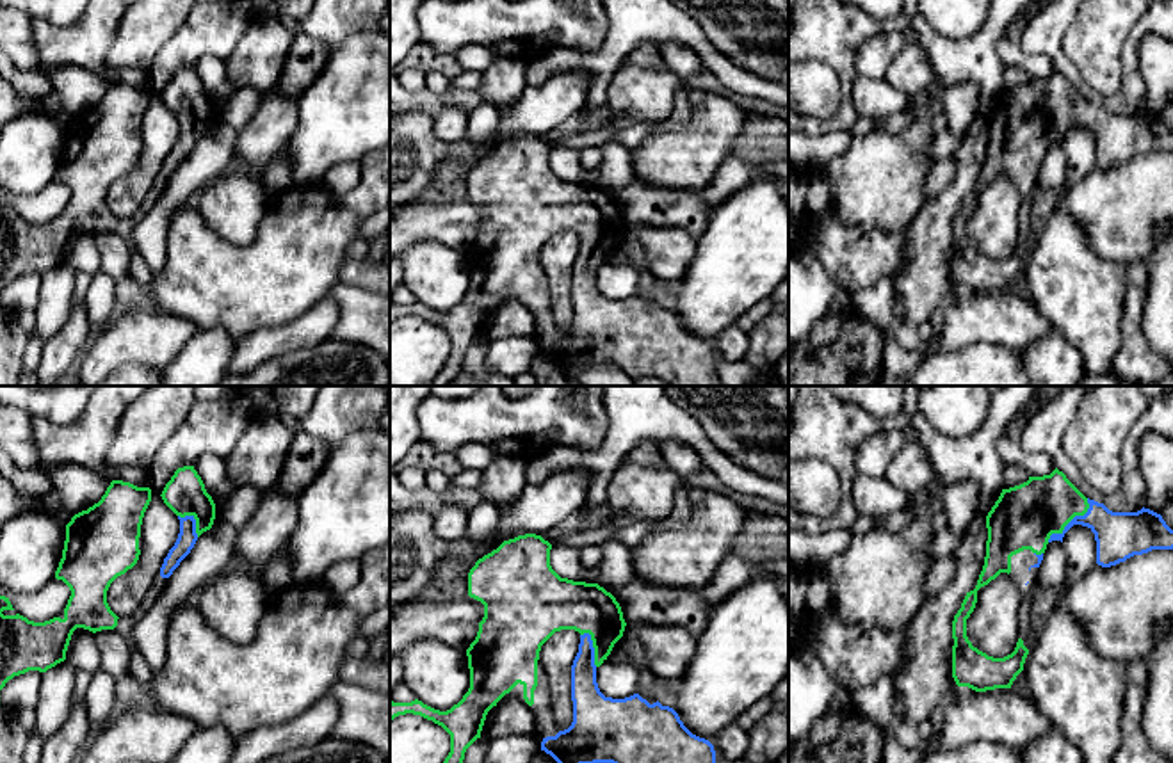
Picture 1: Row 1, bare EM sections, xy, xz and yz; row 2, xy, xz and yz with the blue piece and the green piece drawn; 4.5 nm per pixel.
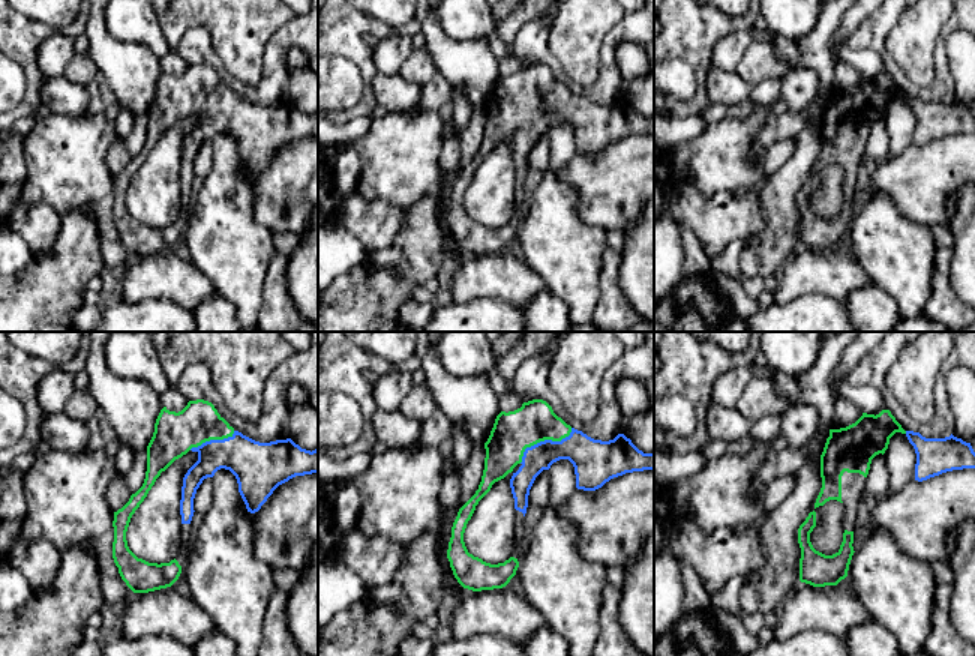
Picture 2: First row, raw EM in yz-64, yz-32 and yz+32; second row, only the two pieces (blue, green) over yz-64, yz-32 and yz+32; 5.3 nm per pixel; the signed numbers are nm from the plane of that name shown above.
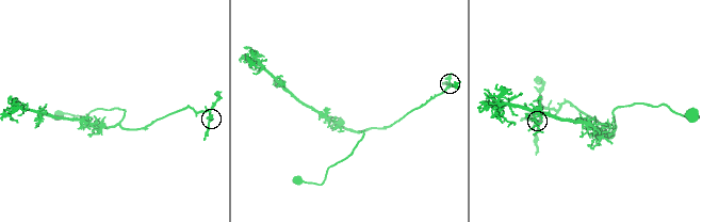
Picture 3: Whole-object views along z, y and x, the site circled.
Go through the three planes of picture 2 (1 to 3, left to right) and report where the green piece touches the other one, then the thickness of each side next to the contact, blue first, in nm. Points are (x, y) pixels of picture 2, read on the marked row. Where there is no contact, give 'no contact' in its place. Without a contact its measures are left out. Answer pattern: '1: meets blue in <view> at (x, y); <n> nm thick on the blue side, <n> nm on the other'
1: meets blue in yz-64 at (212, 440); 240 nm thick on the blue side, 220 nm on the other
2: meets blue in yz-32 at (545, 440); 190 nm thick on the blue side, 220 nm on the other
3: no contact

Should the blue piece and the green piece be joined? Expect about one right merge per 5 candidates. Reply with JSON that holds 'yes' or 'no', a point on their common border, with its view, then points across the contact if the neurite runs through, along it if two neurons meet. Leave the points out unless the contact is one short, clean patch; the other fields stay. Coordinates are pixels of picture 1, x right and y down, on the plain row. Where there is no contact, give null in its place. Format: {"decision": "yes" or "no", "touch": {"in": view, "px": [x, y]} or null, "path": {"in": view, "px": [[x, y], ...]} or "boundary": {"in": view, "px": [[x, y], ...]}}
{"decision": "yes", "touch": {"in": "yz", "px": [1072, 121]}, "path": {"in": "yz", "px": [[1120, 137], [1099, 120], [1072, 121], [1024, 118]]}}

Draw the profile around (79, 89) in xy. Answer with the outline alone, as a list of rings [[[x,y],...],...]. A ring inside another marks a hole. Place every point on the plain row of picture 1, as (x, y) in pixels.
[[[61,66],[50,71],[61,105],[73,116],[87,112],[101,101],[110,80],[78,66]]]

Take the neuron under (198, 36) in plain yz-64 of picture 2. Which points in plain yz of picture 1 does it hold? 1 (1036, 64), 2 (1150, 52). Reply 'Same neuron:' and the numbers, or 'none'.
Same neuron: none

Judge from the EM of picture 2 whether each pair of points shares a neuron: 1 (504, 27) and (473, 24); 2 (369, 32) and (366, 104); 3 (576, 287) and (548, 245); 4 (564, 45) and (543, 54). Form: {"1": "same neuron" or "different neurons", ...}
{"1": "different neurons", "2": "same neuron", "3": "same neuron", "4": "different neurons"}

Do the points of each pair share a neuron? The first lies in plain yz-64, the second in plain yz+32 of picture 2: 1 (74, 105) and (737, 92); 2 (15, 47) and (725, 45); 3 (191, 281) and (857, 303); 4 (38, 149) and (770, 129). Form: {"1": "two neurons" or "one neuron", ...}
{"1": "one neuron", "2": "two neurons", "3": "two neurons", "4": "two neurons"}

